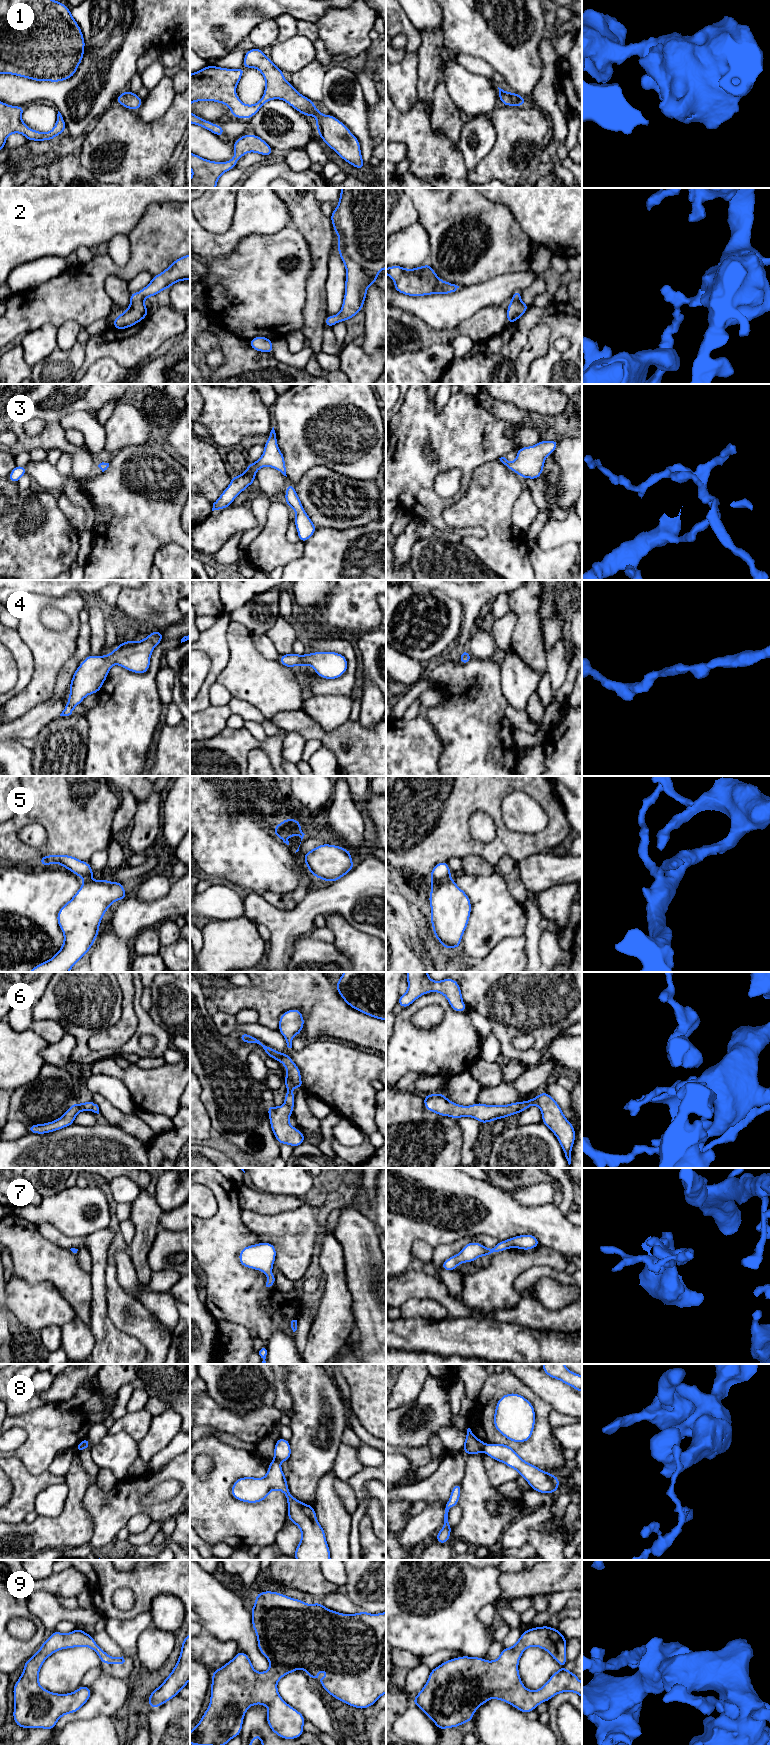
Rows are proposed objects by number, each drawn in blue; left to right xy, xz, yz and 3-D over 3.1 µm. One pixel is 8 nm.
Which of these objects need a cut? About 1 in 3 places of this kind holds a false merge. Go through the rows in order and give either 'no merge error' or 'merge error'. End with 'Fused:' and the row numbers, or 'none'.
1: no merge error
2: no merge error
3: no merge error
4: no merge error
5: merge error
6: no merge error
7: no merge error
8: merge error
9: no merge error
Fused: 5, 8

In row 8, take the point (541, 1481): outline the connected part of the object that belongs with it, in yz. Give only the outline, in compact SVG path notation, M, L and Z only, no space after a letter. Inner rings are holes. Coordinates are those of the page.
M486 1444L483 1448L492 1459L502 1462L515 1469L519 1476L539 1493L555 1493L559 1488L560 1479L540 1468L524 1461L510 1446L505 1444Z

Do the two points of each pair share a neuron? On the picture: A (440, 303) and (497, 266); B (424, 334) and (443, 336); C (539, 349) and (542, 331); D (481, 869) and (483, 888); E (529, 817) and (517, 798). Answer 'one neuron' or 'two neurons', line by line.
A: two neurons
B: one neuron
C: one neuron
D: two neurons
E: one neuron

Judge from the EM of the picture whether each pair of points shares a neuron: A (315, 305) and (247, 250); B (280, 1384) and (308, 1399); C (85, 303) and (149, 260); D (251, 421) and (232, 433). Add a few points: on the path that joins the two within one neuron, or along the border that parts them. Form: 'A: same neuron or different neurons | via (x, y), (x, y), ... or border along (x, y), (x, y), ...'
A: different neurons | border along (309, 275), (306, 281), (303, 321)
B: different neurons | border along (283, 1374), (286, 1388), (292, 1400), (290, 1410)
C: same neuron | via (93, 284), (106, 271), (130, 270)
D: same neuron | via (246, 421), (237, 428)

